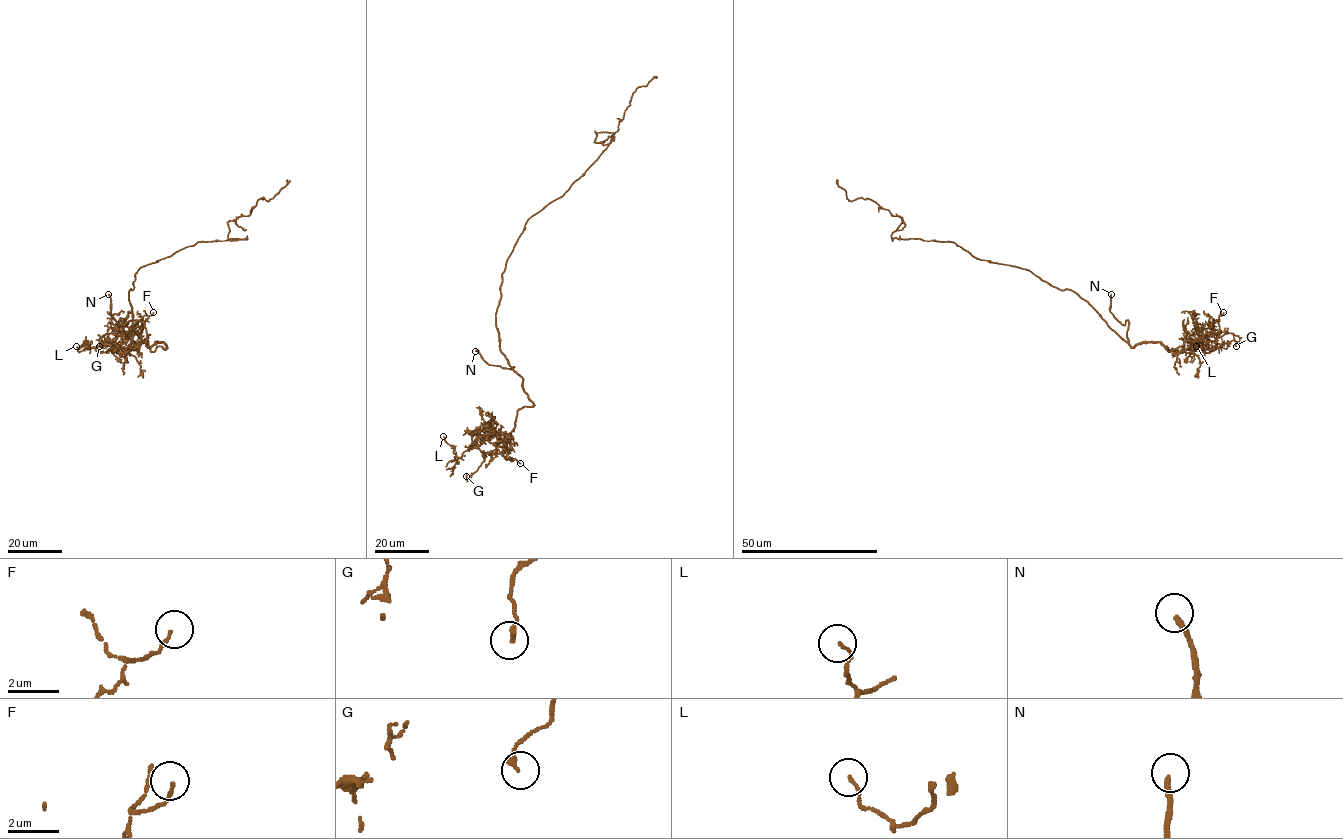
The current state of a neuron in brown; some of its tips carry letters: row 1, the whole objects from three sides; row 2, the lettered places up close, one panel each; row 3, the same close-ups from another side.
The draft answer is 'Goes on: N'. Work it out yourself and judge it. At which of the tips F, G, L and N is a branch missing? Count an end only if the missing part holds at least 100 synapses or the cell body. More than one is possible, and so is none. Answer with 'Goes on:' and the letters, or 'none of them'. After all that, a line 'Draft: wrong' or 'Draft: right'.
Goes on: N
Draft: right

